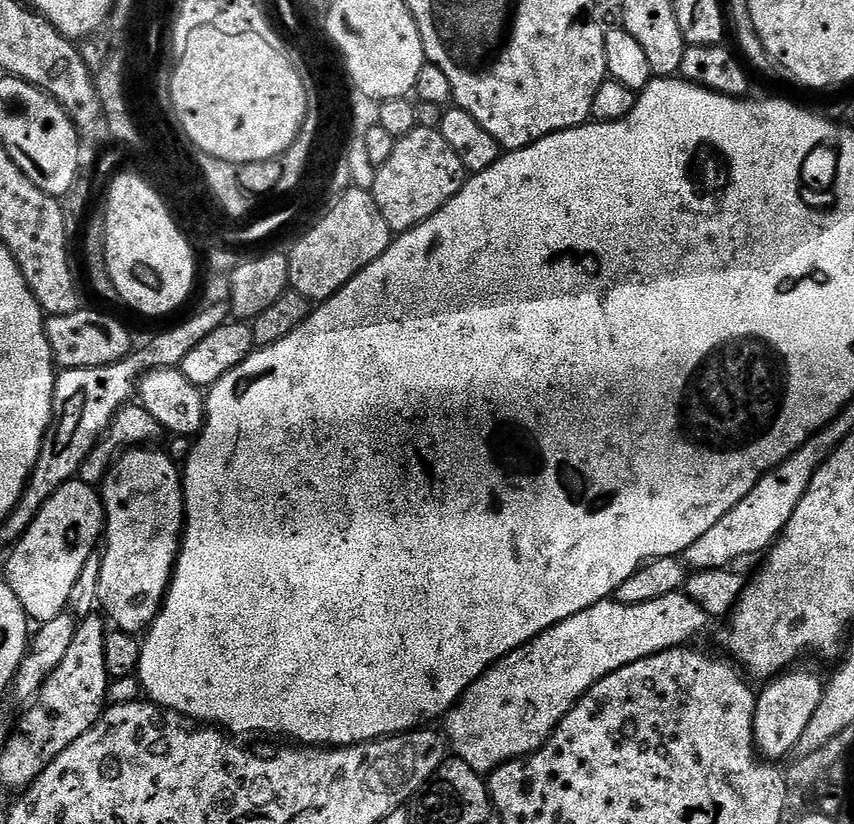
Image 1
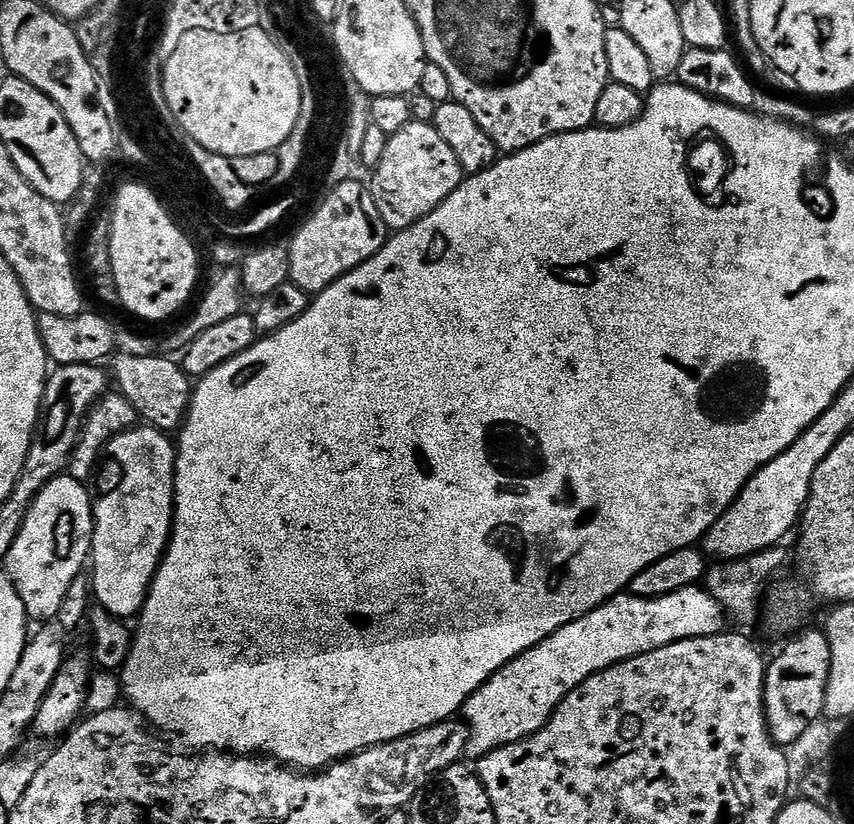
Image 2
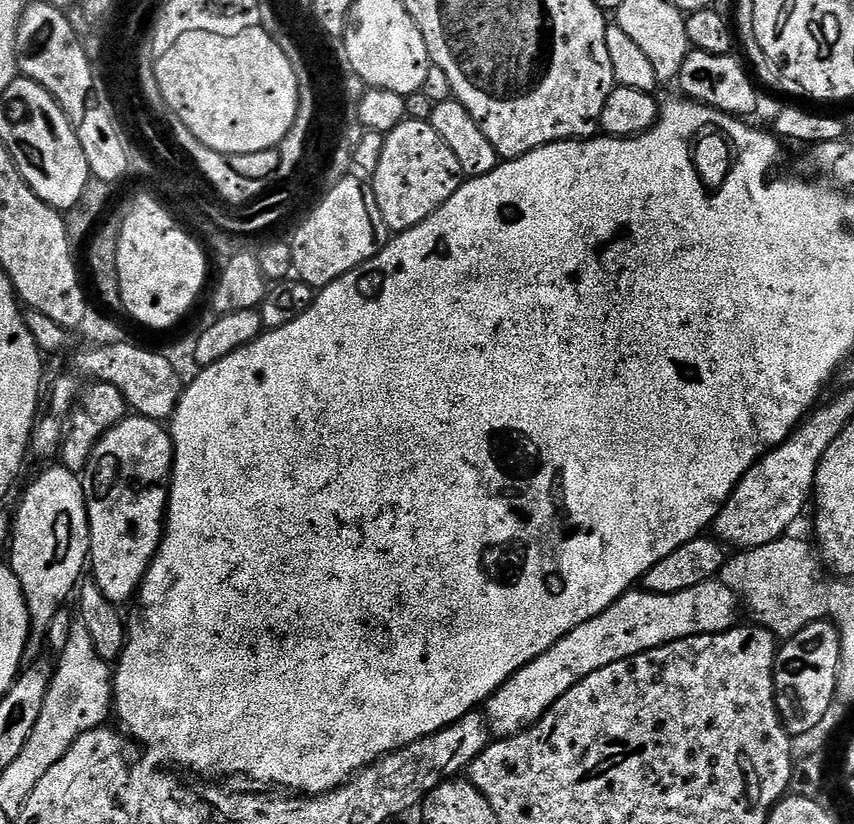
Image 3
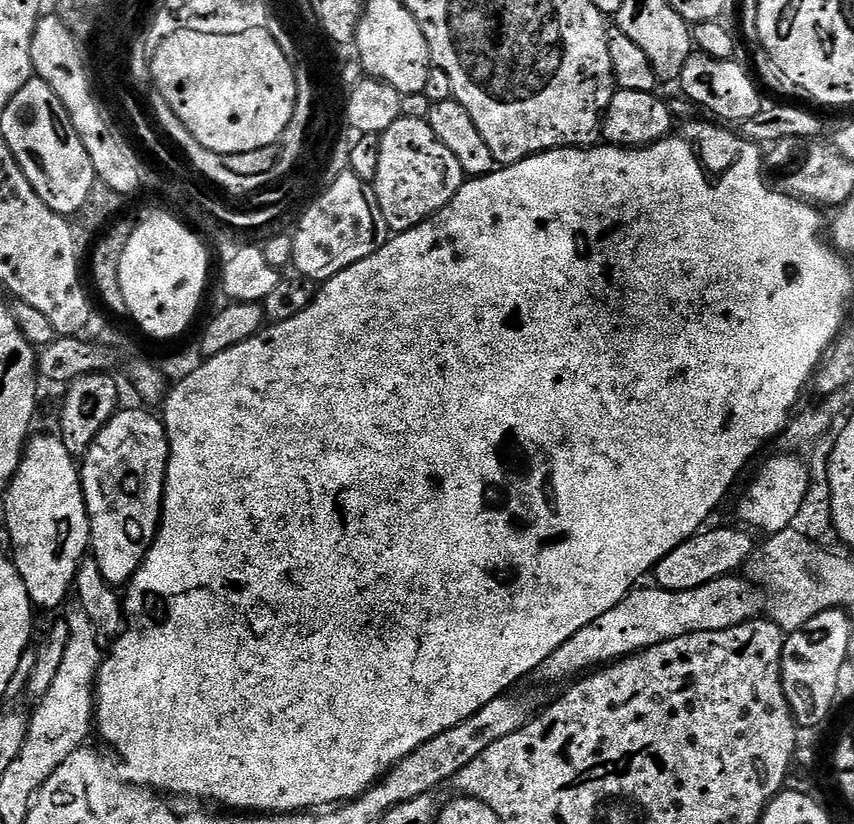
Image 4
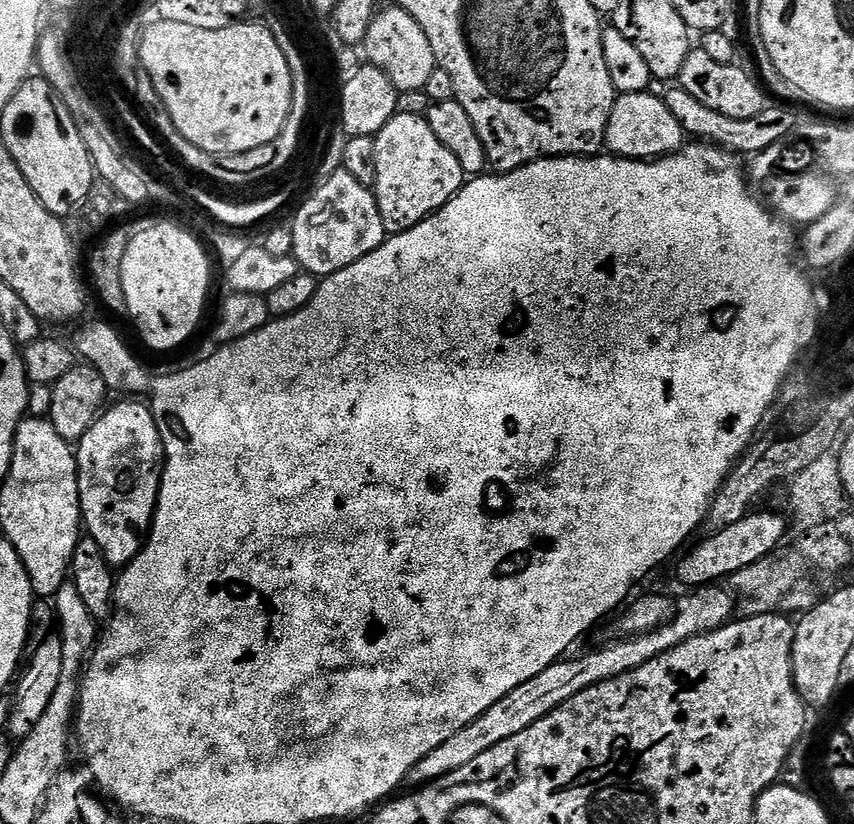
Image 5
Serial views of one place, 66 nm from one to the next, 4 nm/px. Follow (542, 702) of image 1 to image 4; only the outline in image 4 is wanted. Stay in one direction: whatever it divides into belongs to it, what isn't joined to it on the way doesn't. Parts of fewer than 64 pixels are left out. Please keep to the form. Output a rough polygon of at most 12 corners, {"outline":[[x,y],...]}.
{"outline":[[740,574],[681,592],[633,588],[546,658],[571,681],[691,632],[762,612]]}

